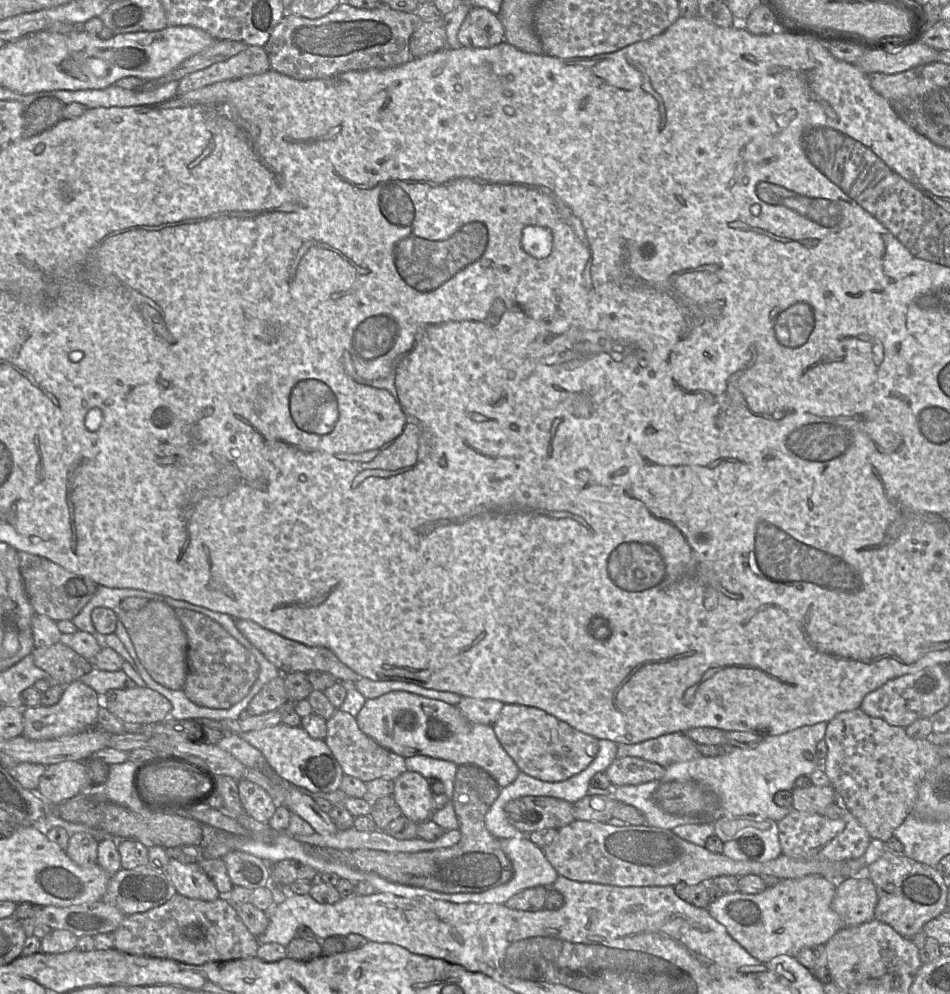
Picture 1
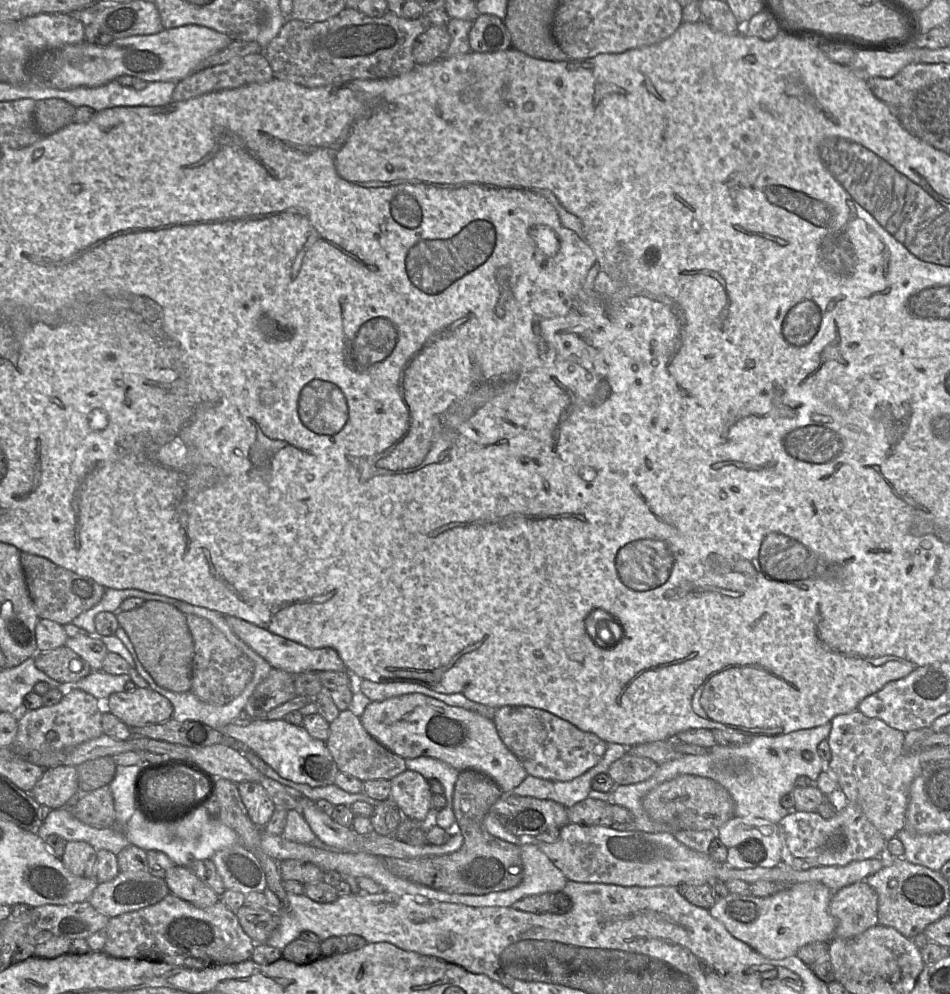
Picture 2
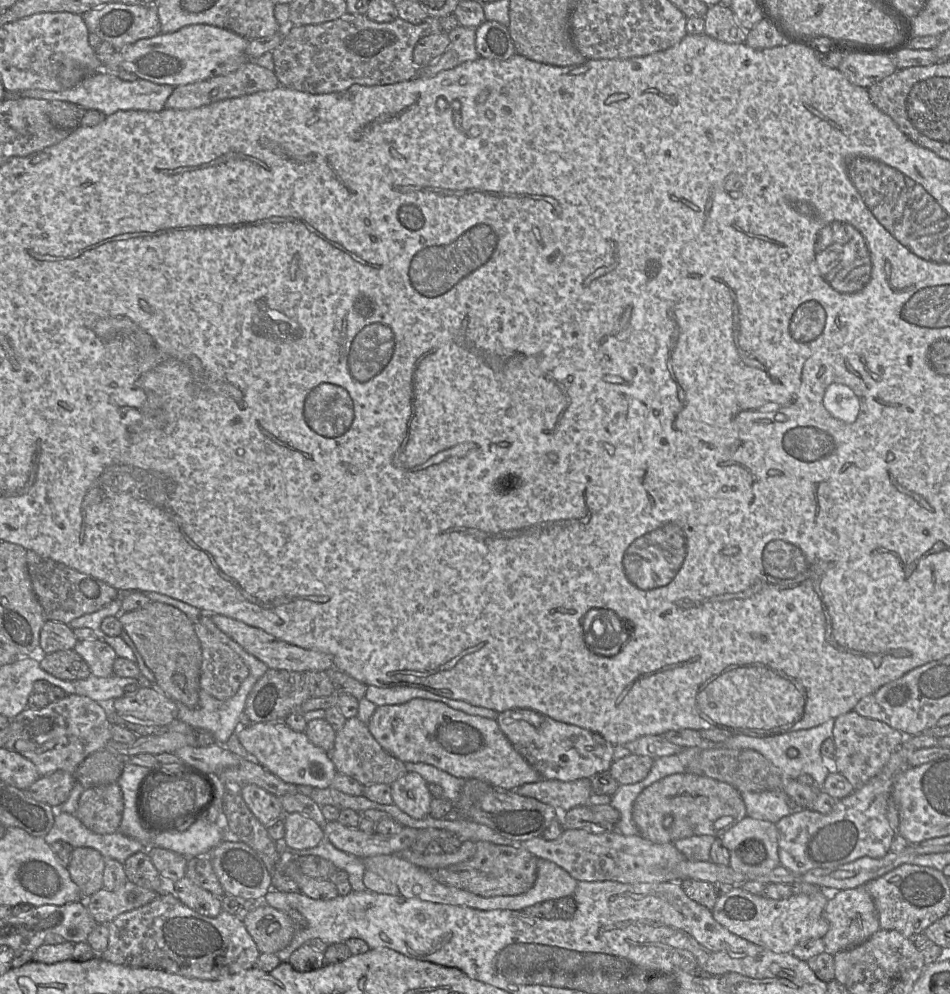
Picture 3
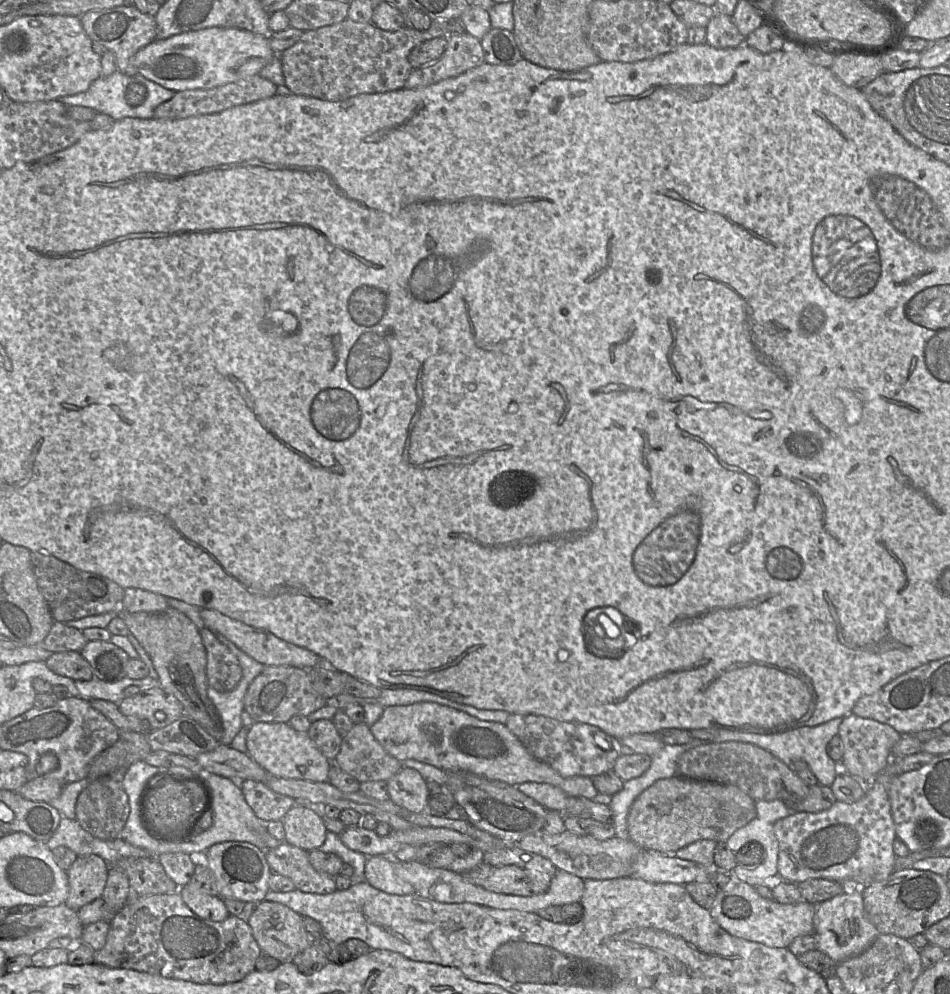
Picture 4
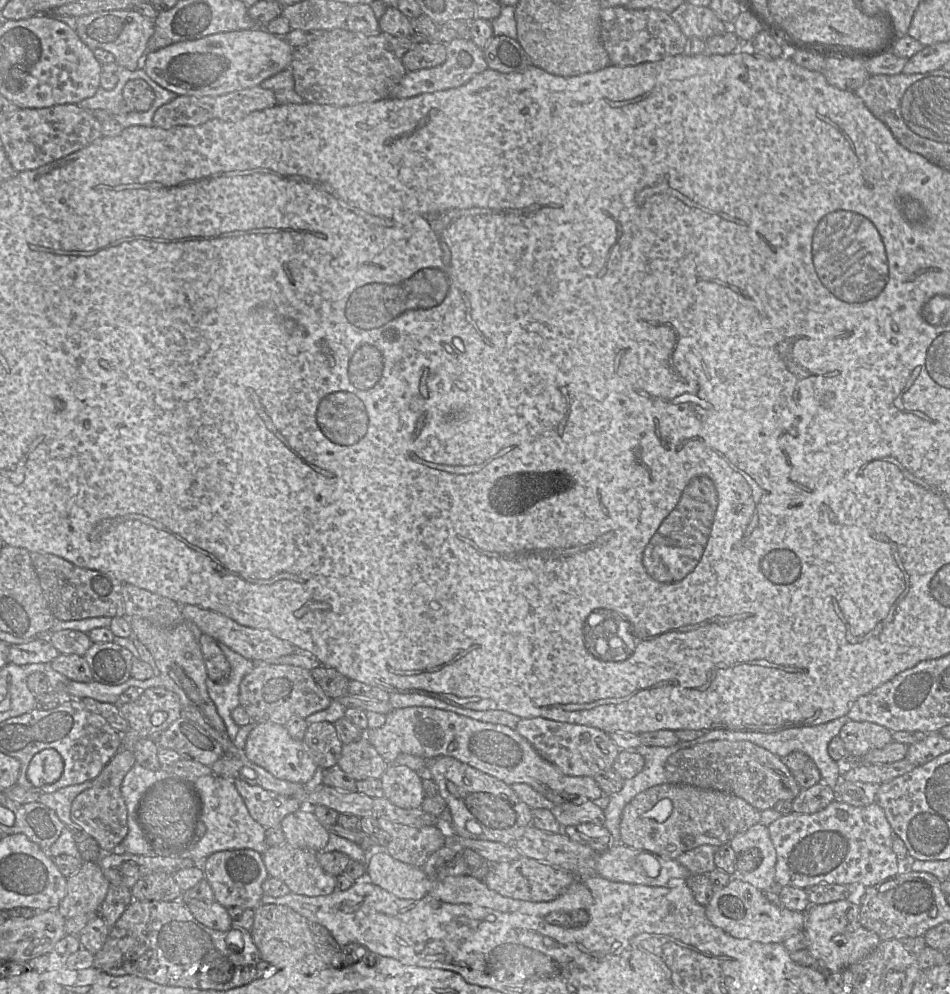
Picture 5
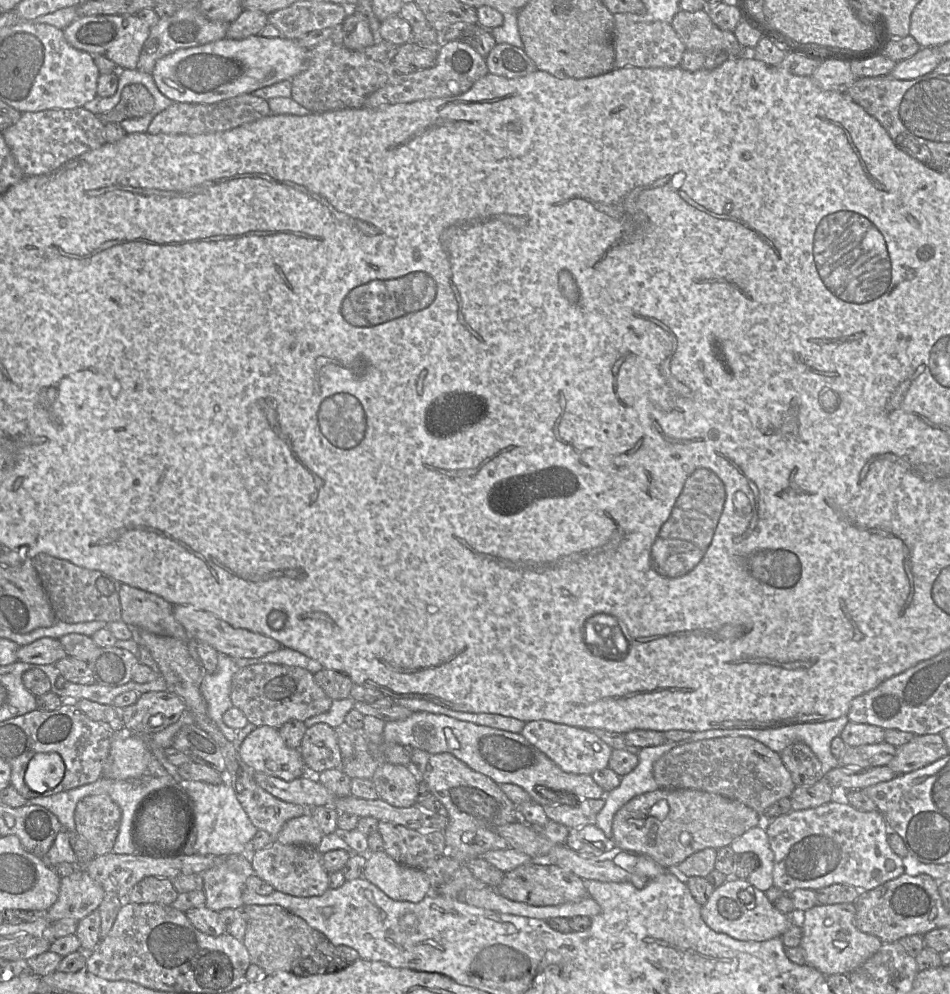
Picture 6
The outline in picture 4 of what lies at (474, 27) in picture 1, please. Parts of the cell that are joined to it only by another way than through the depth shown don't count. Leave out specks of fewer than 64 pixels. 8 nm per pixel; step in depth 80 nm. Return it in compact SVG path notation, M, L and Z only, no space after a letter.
M491 28L481 39L484 62L493 65L513 65L523 59L512 31Z

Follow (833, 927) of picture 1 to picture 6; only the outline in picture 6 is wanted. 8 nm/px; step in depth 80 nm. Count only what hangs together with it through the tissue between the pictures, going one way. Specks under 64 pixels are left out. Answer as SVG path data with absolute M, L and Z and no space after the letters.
M729 877L714 889L708 901L701 906L704 922L715 932L725 933L743 941L766 941L781 935L795 923L794 916L783 914L771 903L766 894L746 879Z

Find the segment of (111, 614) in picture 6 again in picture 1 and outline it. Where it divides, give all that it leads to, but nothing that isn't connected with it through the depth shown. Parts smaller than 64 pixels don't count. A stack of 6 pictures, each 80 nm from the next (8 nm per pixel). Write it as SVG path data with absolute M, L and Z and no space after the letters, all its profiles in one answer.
M18 551L18 558L24 589L33 610L55 622L72 620L91 600L97 589L98 585L90 578L69 572L42 556Z

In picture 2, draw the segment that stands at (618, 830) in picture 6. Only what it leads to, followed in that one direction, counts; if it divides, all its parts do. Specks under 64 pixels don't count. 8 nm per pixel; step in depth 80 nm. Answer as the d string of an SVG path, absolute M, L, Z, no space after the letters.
M679 775L662 782L644 796L642 806L661 827L660 832L672 834L679 830L717 831L735 816L735 804L729 792L716 781L695 775Z

